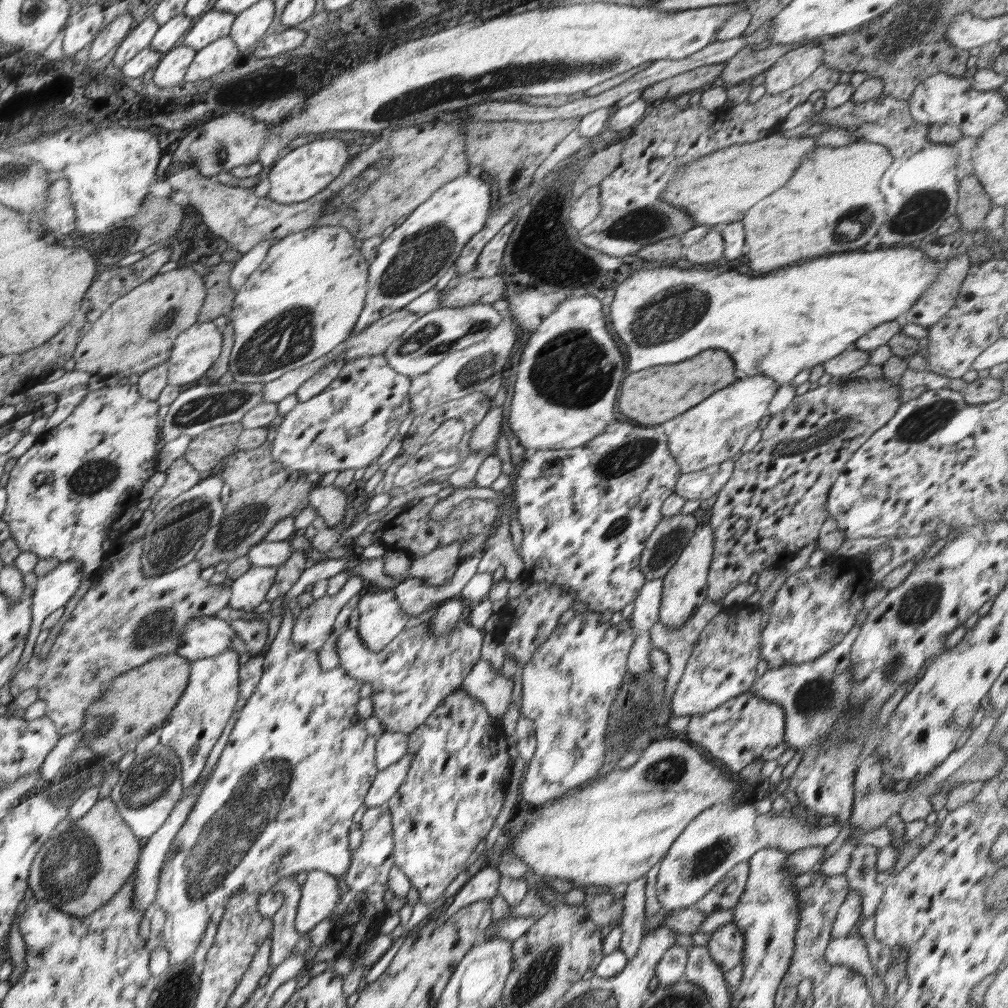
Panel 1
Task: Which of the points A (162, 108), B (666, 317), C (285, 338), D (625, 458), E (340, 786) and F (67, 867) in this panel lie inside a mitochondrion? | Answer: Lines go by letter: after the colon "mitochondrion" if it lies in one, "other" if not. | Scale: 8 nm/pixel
A: other
B: mitochondrion
C: mitochondrion
D: mitochondrion
E: other
F: mitochondrion

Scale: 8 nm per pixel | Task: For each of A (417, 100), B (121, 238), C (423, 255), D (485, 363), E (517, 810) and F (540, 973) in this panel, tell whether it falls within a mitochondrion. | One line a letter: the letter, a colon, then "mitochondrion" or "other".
A: mitochondrion
B: mitochondrion
C: mitochondrion
D: mitochondrion
E: other
F: mitochondrion

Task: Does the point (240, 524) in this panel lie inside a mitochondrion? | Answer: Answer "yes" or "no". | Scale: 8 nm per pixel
yes

